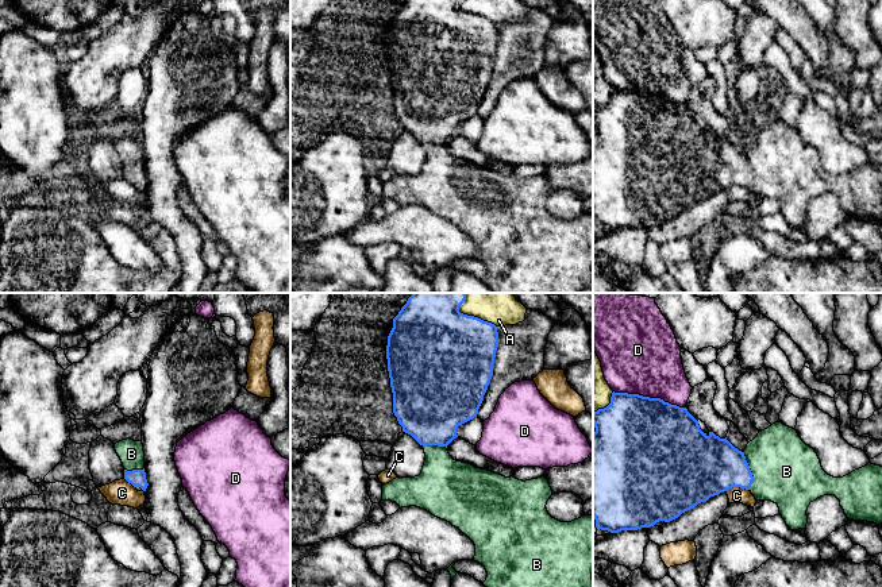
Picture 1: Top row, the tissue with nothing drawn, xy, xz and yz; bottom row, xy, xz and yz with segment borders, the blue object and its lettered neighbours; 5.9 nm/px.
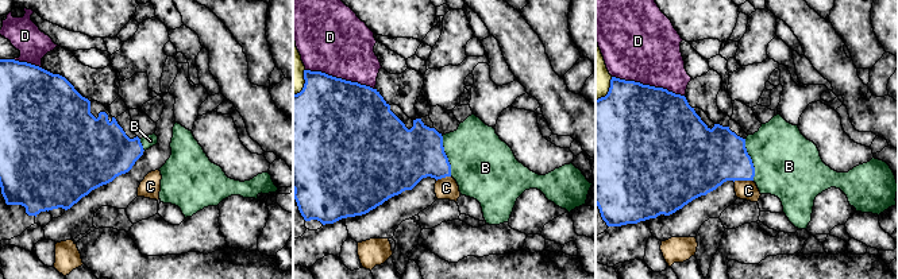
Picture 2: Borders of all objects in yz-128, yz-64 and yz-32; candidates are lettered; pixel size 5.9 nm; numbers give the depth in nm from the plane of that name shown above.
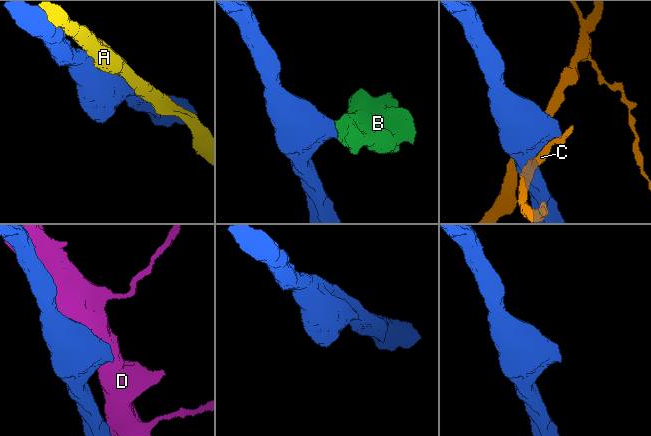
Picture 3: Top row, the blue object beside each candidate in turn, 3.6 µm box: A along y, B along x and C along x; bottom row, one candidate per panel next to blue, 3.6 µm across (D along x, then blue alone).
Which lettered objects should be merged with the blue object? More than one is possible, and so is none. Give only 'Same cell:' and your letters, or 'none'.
Same cell: B

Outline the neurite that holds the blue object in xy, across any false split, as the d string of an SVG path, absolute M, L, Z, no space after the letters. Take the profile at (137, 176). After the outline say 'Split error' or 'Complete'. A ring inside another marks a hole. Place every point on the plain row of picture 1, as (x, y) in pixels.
M131 136L115 142L115 148L124 165L124 177L138 189L146 189L149 181L145 170L145 148L142 139Z. Split error

